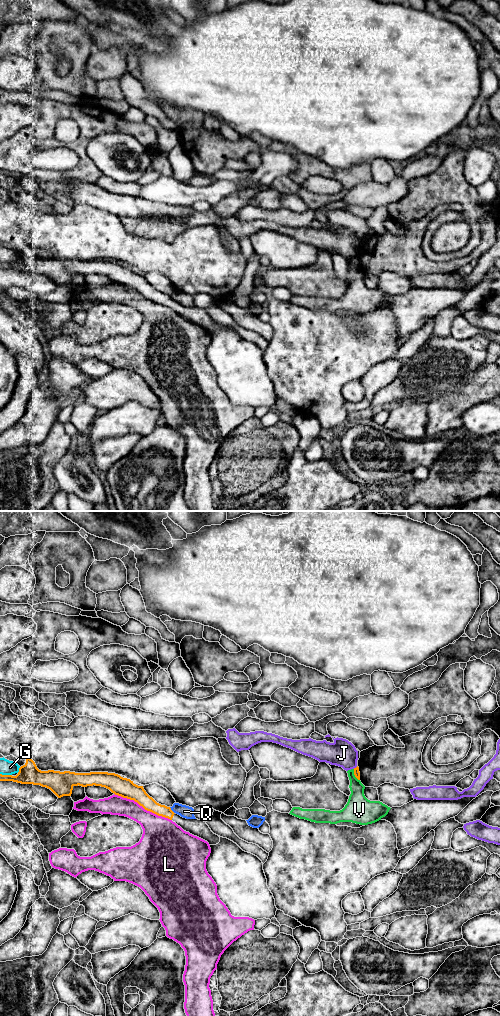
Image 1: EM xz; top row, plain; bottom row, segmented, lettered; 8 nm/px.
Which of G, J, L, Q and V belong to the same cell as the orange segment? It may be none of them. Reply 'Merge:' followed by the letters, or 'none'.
Merge: none

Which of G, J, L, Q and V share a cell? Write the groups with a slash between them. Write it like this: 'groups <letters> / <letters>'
groups G / J Q / L / V

